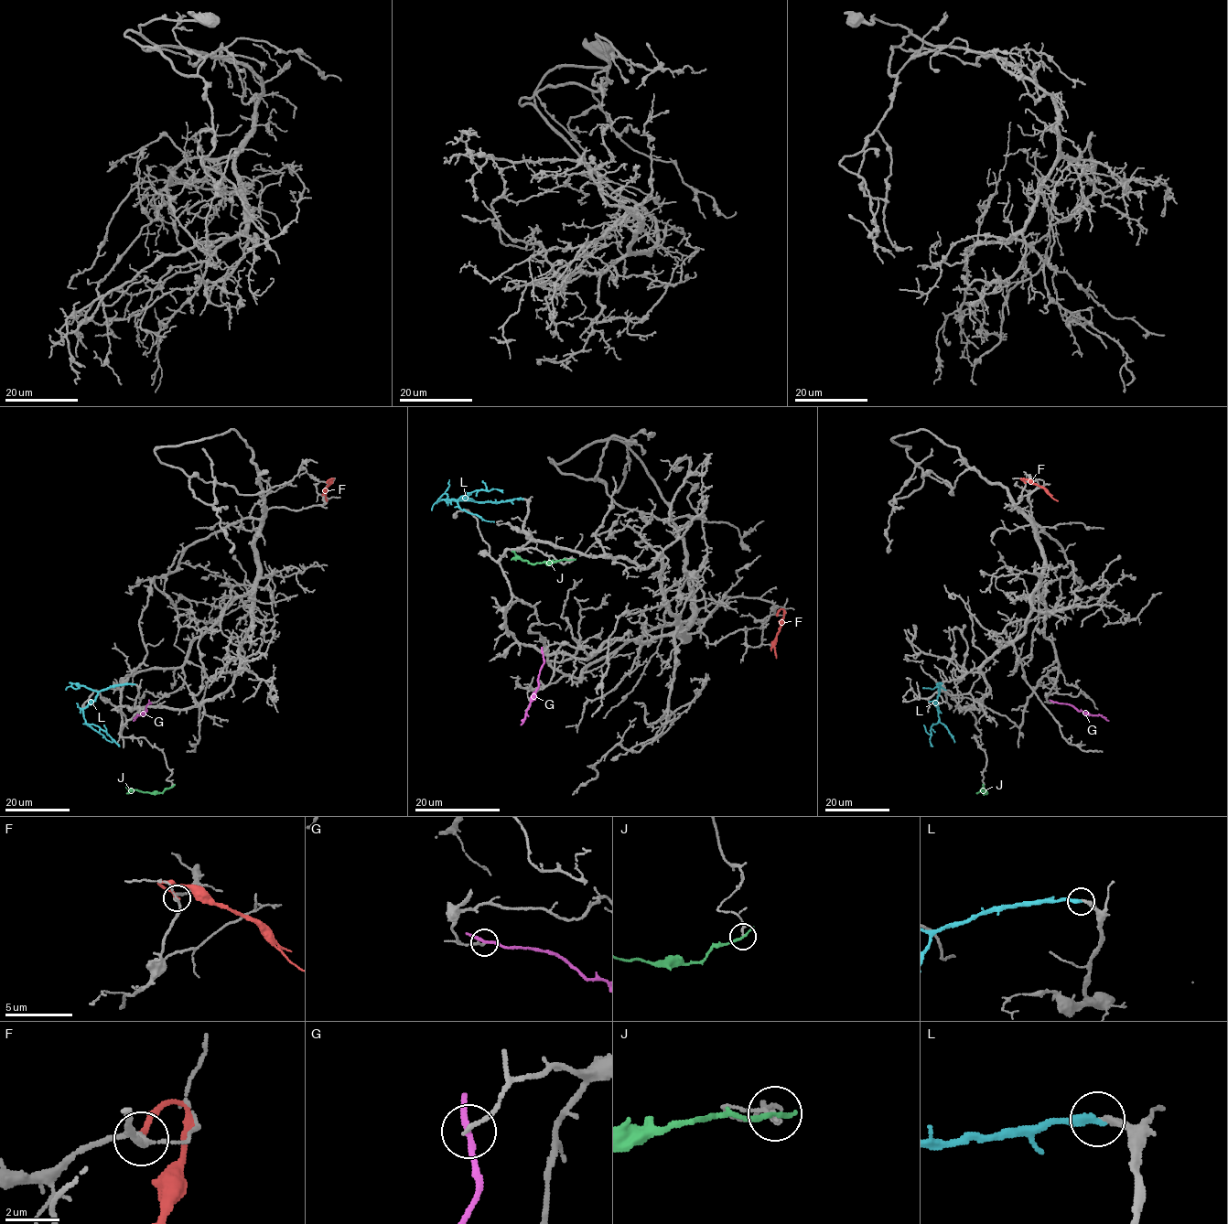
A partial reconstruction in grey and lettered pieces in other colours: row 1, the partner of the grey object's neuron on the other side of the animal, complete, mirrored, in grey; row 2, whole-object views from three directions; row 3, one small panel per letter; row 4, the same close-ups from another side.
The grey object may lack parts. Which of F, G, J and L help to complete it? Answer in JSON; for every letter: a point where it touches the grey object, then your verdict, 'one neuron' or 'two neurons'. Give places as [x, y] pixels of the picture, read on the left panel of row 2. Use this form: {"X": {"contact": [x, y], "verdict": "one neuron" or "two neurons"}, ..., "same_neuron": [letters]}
{"F": {"contact": [327, 482], "verdict": "two neurons"}, "G": {"contact": [149, 703], "verdict": "two neurons"}, "J": {"contact": [172, 787], "verdict": "two neurons"}, "L": {"contact": [134, 684], "verdict": "one neuron"}, "same_neuron": ["L"]}

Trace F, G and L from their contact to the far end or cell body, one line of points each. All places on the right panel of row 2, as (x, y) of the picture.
F: (1025, 482), (1021, 478), (1041, 486), (1057, 500)
G: (1054, 703), (1071, 704), (1108, 721)
L: (937, 683), (940, 685), (939, 722), (931, 727), (932, 746)

